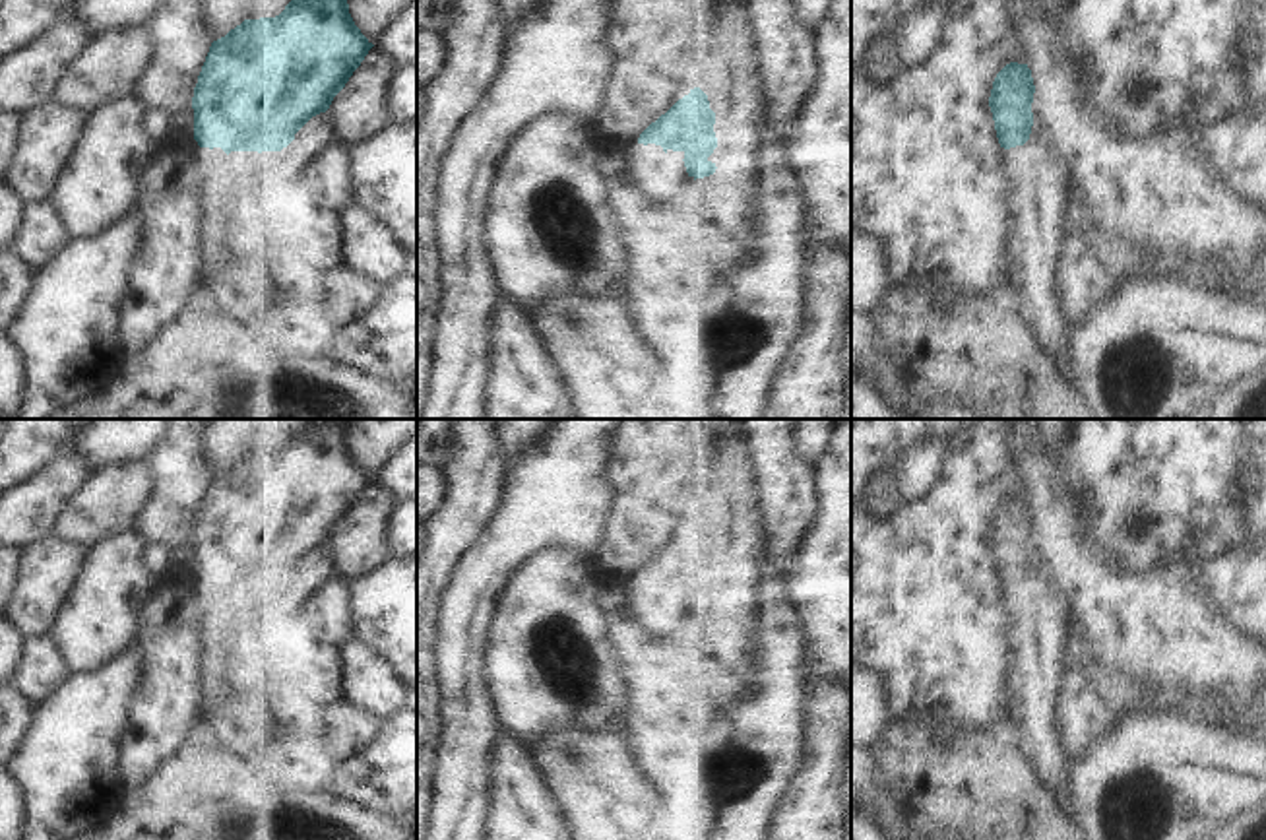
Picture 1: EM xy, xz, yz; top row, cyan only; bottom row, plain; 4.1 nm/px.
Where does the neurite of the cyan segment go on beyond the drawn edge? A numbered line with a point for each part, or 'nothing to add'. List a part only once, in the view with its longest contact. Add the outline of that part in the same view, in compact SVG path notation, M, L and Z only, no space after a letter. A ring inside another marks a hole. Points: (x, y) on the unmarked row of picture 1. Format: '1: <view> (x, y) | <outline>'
1: xz (658, 610) | M636 578L630 586L632 613L653 636L675 636L675 630L690 617L684 596L667 590L661 580Z

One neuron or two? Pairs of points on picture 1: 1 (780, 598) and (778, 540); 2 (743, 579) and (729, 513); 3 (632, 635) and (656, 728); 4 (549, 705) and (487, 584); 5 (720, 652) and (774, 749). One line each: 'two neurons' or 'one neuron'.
1: two neurons
2: one neuron
3: one neuron
4: two neurons
5: two neurons

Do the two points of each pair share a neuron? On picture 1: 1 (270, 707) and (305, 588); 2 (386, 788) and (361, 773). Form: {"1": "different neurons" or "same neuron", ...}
{"1": "different neurons", "2": "same neuron"}

